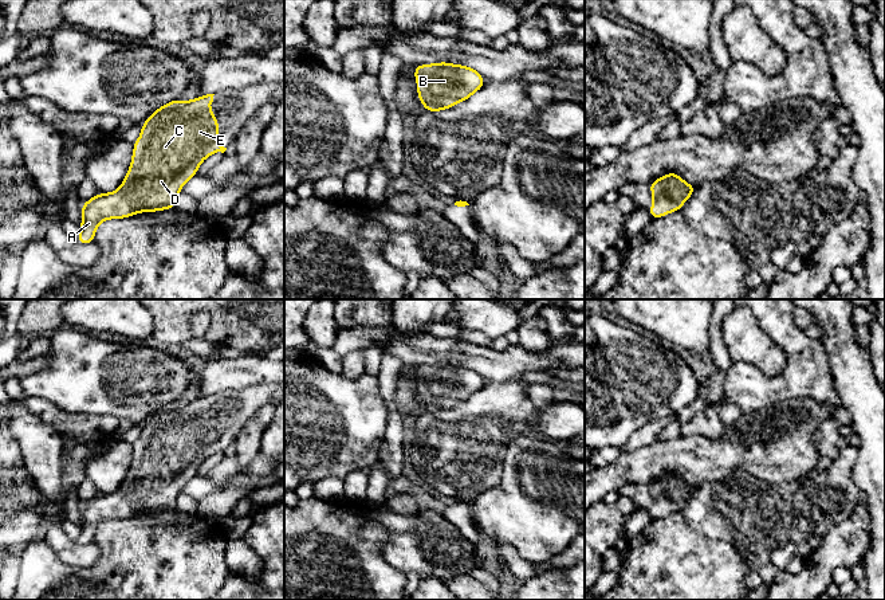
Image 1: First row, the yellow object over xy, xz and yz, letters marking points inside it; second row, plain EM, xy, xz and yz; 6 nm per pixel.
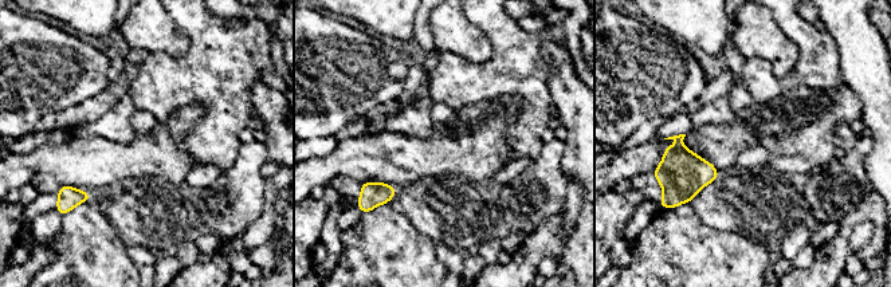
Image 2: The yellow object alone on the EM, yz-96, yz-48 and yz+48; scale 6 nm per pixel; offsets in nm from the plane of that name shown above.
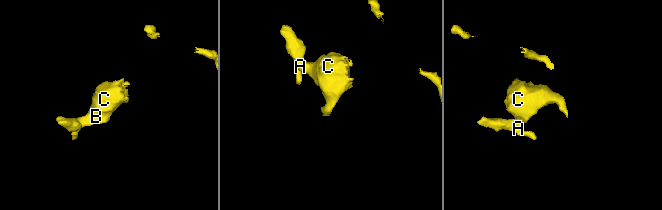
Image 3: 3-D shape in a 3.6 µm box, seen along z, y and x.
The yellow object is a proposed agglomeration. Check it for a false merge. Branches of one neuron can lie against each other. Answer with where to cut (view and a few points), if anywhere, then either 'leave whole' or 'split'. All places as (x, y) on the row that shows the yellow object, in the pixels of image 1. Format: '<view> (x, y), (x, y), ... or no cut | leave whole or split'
no cut | leave whole

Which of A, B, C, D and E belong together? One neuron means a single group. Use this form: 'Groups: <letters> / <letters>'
Groups: A B C D E

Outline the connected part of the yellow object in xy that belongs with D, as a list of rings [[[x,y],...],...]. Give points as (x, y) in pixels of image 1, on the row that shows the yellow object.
[[[215,94],[201,95],[193,101],[172,101],[157,109],[142,125],[139,138],[133,144],[131,165],[122,185],[111,193],[98,193],[82,207],[80,244],[94,242],[97,227],[107,219],[123,219],[139,212],[174,208],[182,185],[197,174],[200,164],[216,152],[227,148],[219,145],[219,121],[208,107]]]

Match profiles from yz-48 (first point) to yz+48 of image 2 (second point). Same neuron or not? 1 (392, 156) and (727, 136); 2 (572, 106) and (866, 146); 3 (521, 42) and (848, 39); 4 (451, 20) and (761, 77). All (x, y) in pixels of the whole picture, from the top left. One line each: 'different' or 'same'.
1: same
2: different
3: different
4: different

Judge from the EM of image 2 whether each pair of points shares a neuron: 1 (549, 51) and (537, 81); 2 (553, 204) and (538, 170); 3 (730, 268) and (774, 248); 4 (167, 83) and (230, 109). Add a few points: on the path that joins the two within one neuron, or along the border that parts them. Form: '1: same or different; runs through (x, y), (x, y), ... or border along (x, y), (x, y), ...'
1: different; border along (554, 40), (542, 44), (550, 90)
2: same; runs through (550, 196), (549, 188), (542, 179)
3: different; border along (746, 232), (766, 250), (772, 262)
4: same; runs through (183, 83), (204, 83), (214, 93)

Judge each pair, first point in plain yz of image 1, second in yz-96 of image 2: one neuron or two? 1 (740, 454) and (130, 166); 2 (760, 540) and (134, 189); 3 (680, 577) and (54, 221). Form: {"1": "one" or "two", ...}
{"1": "one", "2": "one", "3": "two"}

